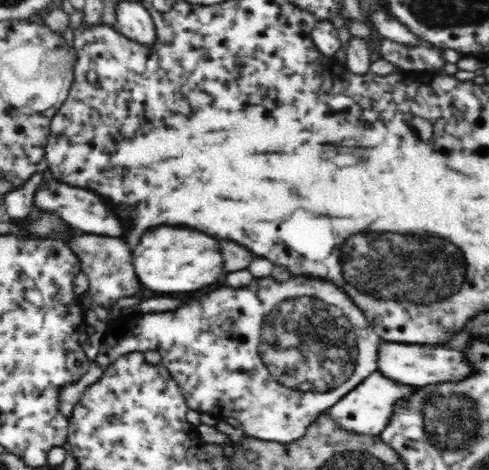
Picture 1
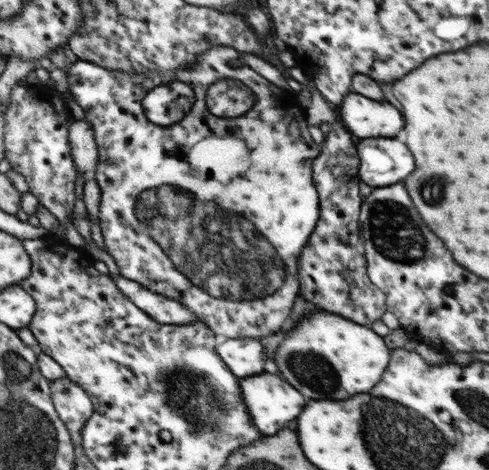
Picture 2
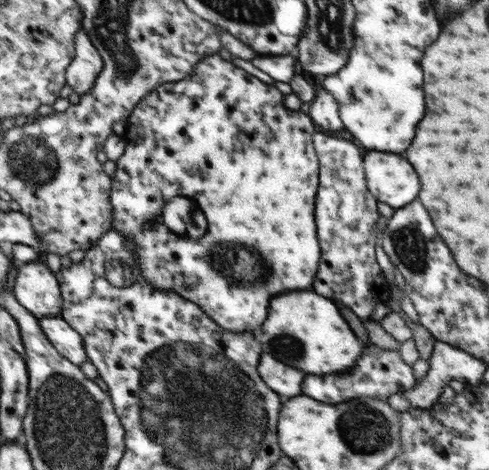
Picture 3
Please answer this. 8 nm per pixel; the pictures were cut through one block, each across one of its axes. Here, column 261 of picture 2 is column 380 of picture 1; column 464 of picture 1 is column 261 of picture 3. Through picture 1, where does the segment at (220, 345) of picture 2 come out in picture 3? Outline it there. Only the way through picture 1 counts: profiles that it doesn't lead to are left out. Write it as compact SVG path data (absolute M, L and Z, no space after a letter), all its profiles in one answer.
M261 354L259 364L257 364L257 374L273 392L281 396L299 396L301 394L301 382L305 374L291 366L277 362L269 354Z

